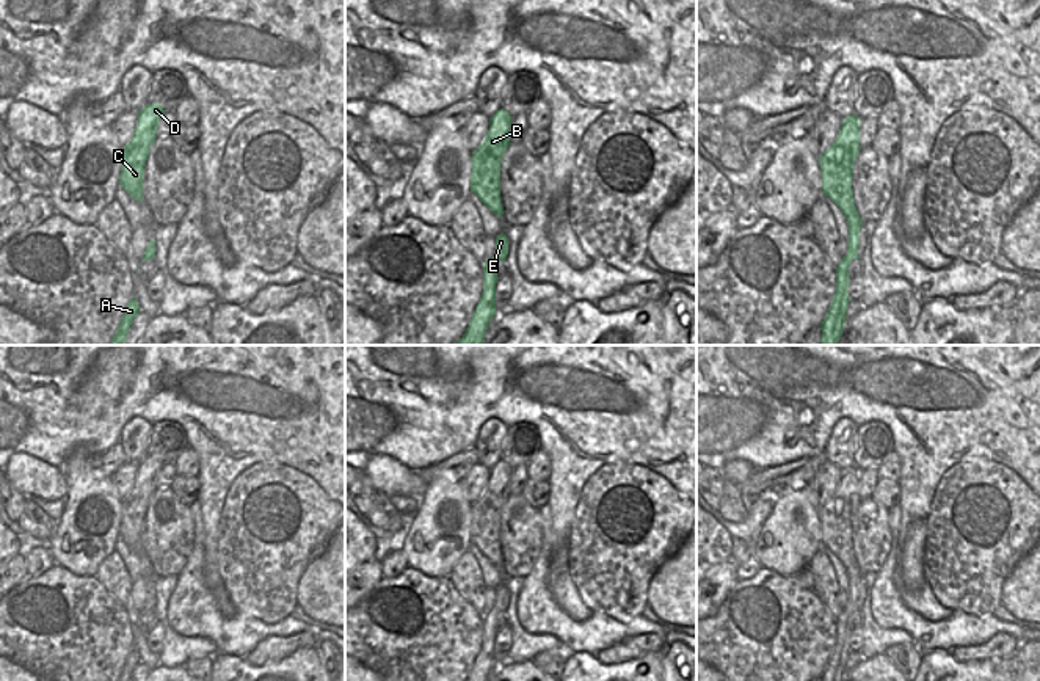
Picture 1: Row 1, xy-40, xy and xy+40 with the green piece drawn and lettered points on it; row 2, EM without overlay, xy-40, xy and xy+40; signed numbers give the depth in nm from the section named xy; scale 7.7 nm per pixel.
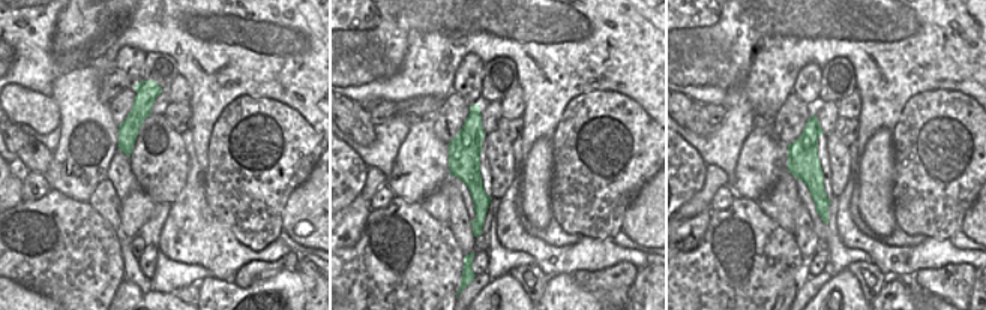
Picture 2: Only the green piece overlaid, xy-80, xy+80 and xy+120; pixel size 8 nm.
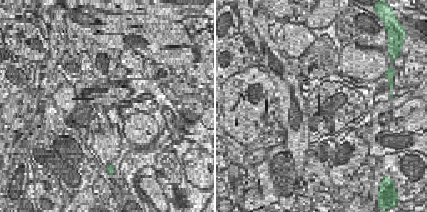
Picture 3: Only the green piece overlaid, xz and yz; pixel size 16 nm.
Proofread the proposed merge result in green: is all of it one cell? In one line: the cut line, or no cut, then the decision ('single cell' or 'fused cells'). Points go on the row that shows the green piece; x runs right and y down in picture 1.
no cut; single cell

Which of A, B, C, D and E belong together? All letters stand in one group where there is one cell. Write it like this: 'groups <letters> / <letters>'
groups A B C D E

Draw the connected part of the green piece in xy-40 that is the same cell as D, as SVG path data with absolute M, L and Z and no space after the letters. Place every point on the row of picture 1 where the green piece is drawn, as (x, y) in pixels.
M147 104L138 111L138 124L121 157L119 185L136 201L143 201L144 166L149 149L165 110L160 104Z

